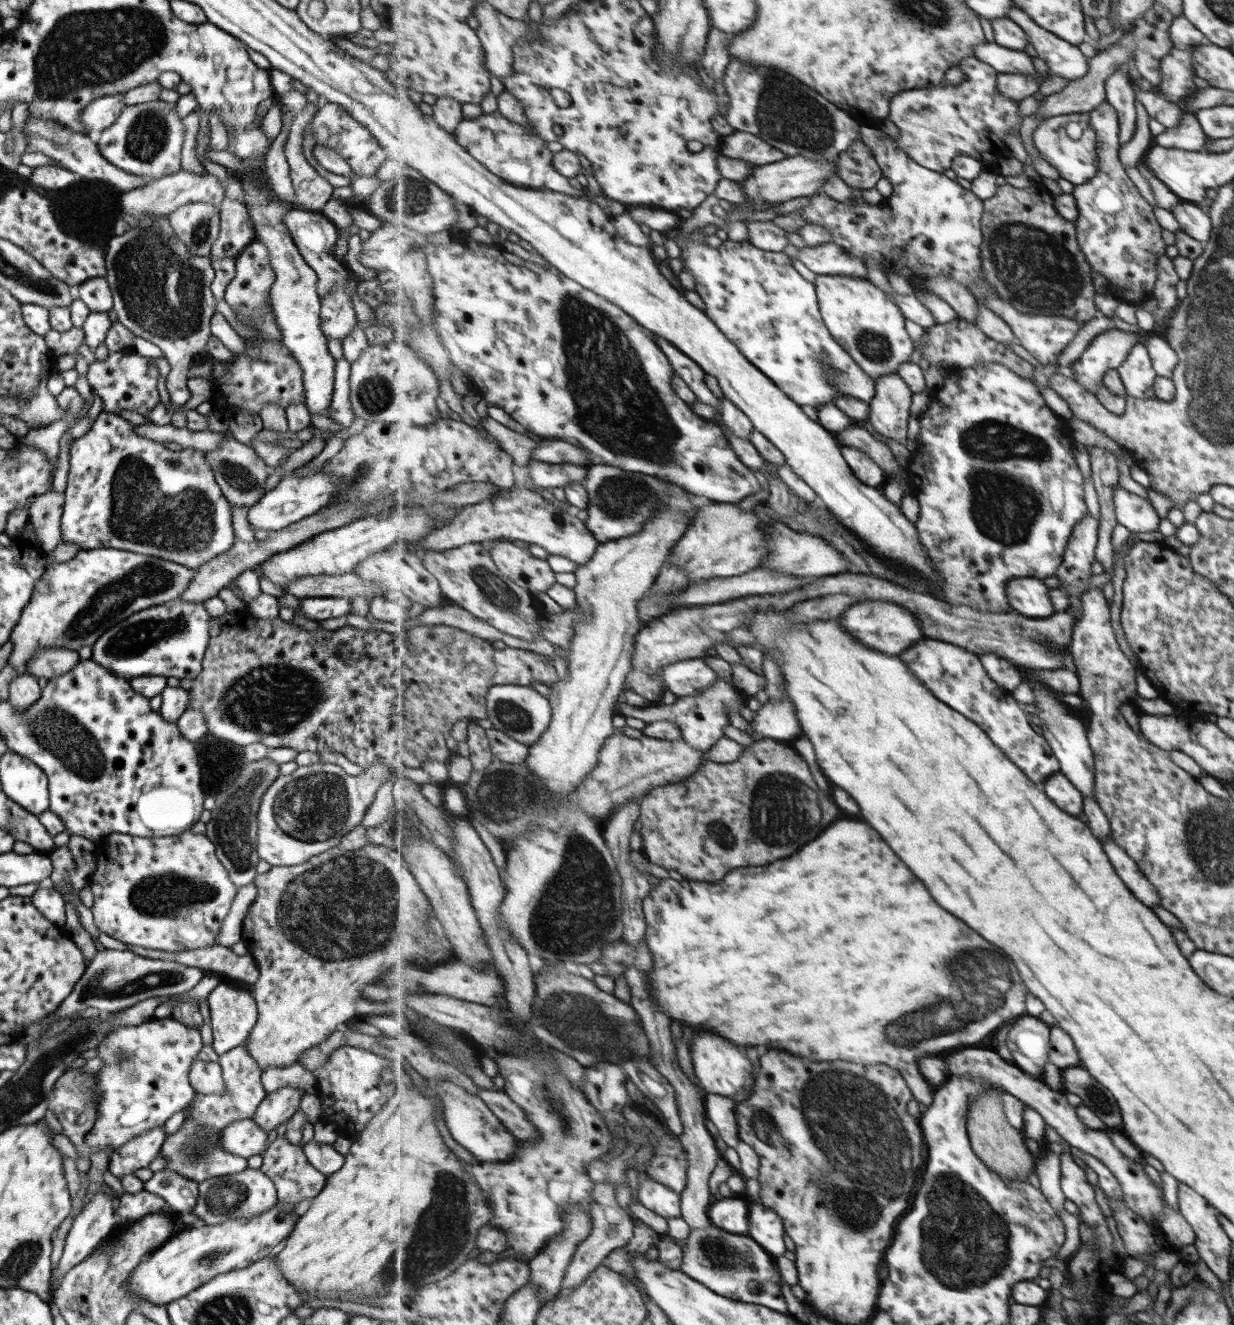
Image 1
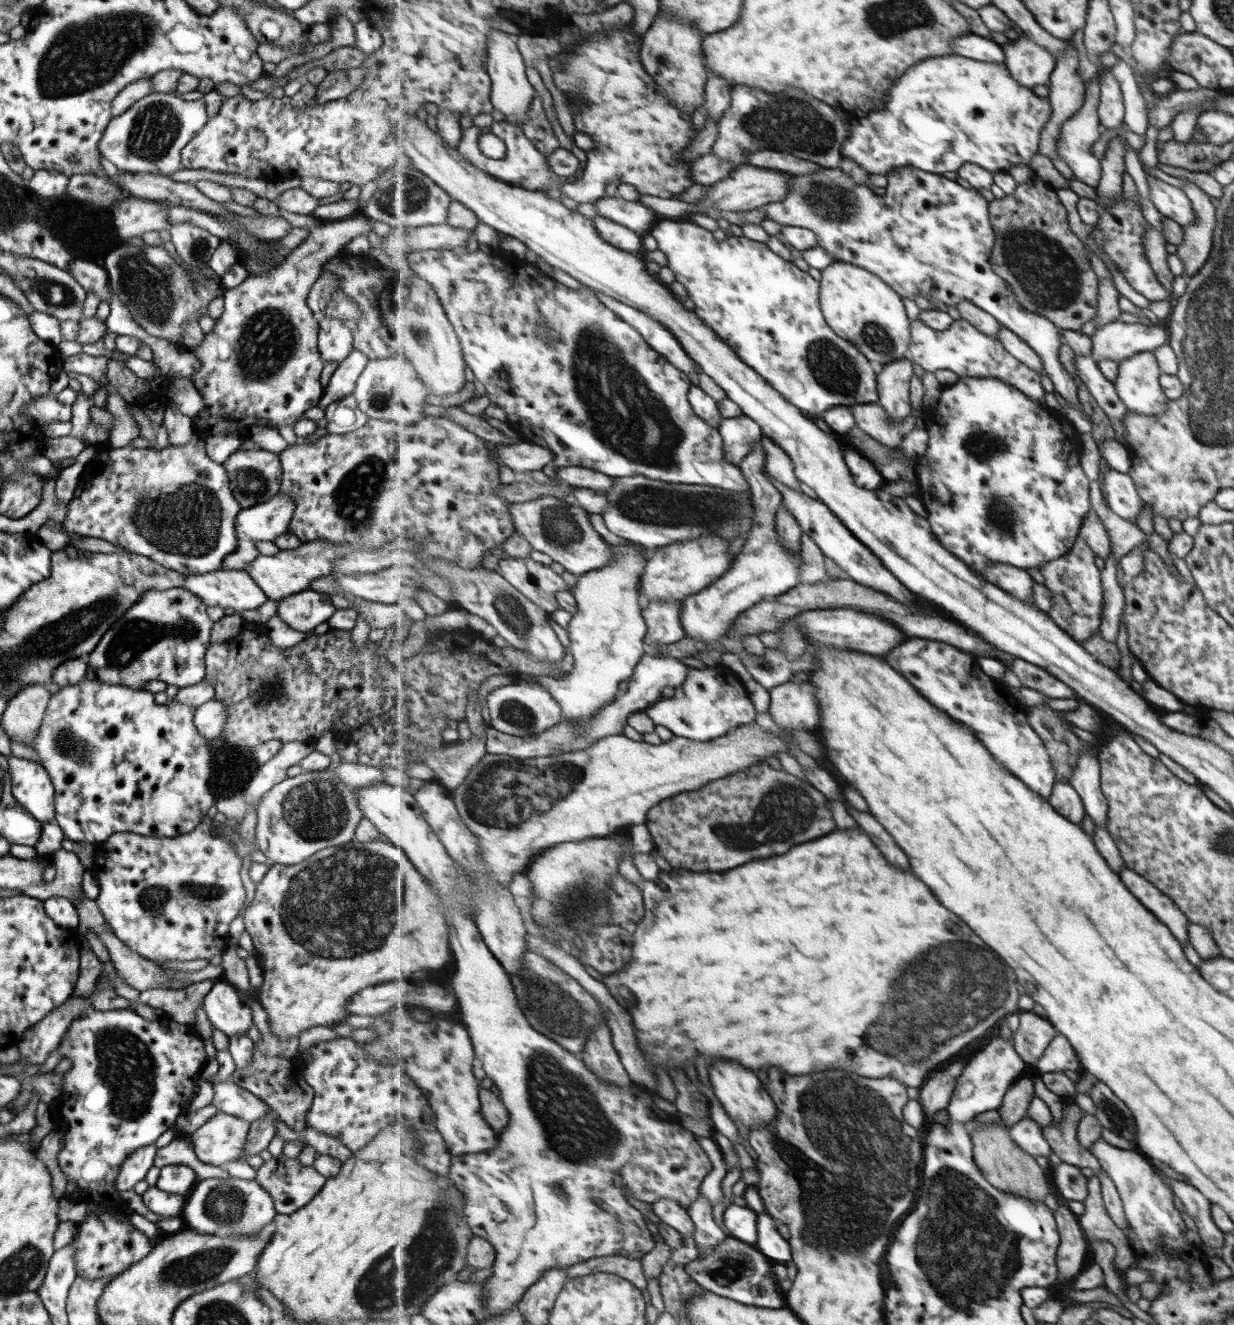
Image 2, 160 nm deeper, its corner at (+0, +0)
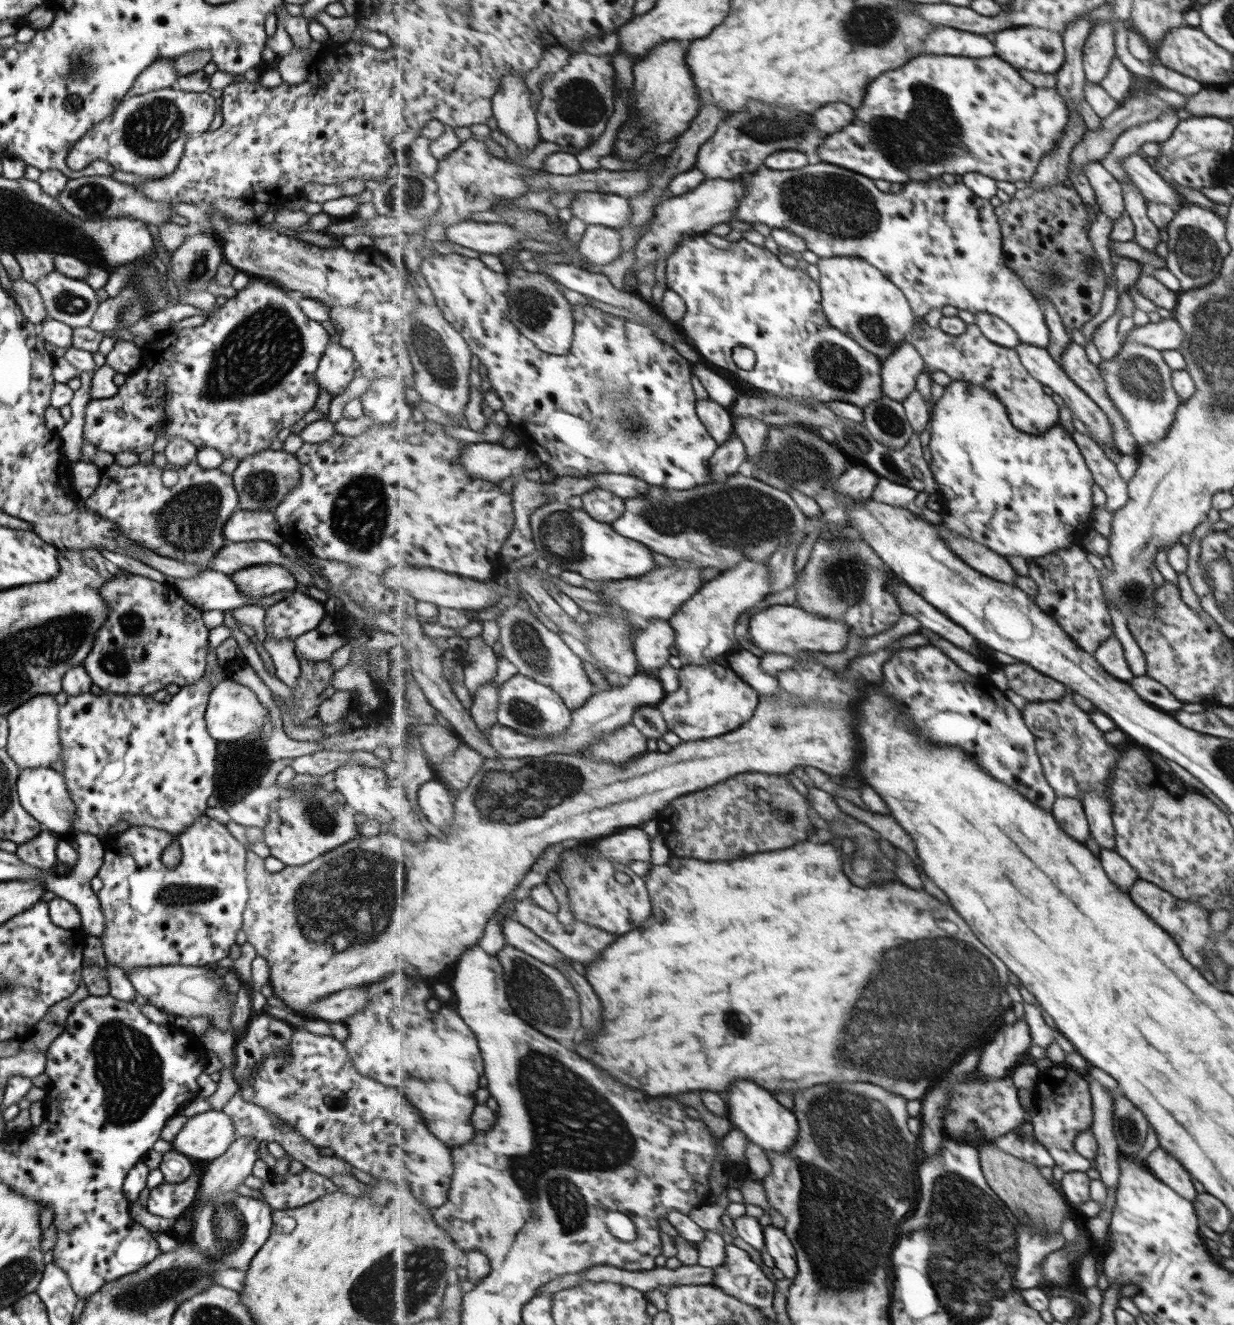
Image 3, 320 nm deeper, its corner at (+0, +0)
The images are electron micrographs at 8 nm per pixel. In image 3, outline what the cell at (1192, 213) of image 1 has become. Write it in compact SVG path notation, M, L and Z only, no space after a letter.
M1125 153L1120 165L1127 173L1129 181L1147 201L1169 205L1175 213L1183 206L1183 201L1178 198L1175 190L1171 189L1152 167L1147 165L1145 159L1136 153Z

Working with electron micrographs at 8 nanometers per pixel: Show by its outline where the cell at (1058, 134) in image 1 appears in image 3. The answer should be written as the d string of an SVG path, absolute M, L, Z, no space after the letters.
M1088 162L1081 166L1089 186L1095 193L1095 208L1110 217L1113 222L1124 210L1120 184L1099 162Z

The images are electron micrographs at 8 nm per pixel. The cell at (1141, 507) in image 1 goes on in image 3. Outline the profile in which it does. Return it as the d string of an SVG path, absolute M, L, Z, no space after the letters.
M1073 431L1075 444L1081 449L1086 457L1090 472L1094 475L1095 484L1103 490L1106 501L1104 507L1109 512L1114 512L1127 502L1126 483L1119 477L1115 464L1108 460L1100 446L1088 436Z

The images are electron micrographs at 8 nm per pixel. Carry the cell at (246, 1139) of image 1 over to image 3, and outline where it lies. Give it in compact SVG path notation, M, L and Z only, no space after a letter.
M207 1110L189 1117L171 1140L172 1151L192 1161L215 1160L234 1142L231 1119L222 1110Z

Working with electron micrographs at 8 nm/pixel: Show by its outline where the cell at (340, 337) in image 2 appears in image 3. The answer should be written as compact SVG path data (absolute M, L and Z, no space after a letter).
M329 340L315 369L314 381L318 388L323 388L334 397L356 375L354 367L353 355L346 348Z

